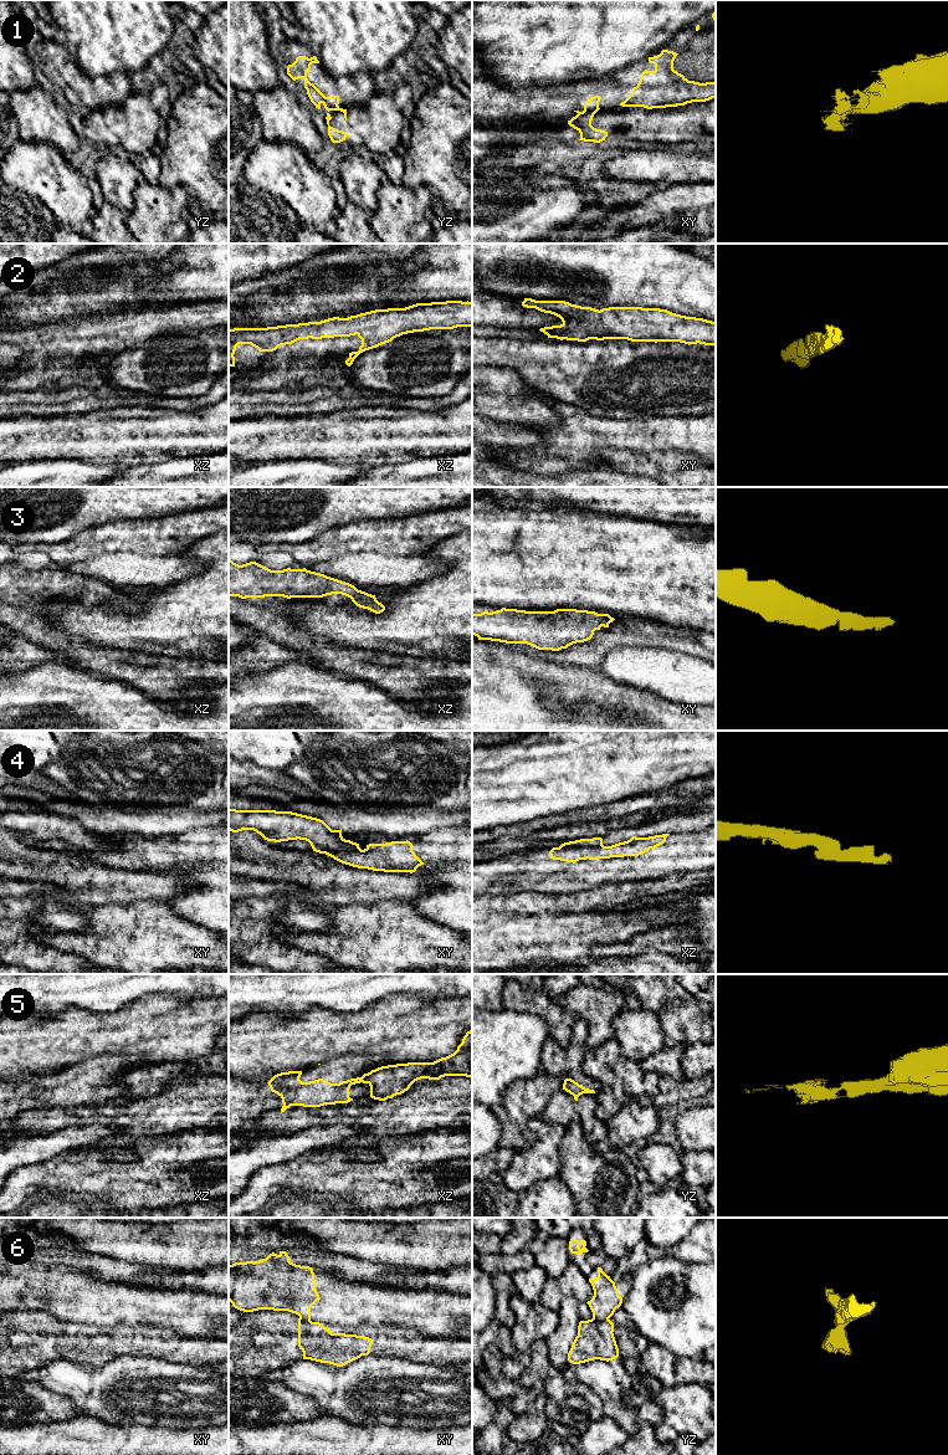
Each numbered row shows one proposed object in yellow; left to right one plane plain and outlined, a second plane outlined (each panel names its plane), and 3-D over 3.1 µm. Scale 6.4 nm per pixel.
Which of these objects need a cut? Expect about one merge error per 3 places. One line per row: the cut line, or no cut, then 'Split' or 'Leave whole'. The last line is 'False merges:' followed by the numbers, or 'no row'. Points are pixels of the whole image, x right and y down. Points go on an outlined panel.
1: Split along xy (597, 109), (583, 112). Split
2: No split. Leave whole
3: No split. Leave whole
4: Split along xz (601, 844), (559, 848). Split
5: Split along xz (365, 1074), (364, 1079), (368, 1082). Split
6: Split along yz (593, 1317), (608, 1320). Split
False merges: 1, 4, 5, 6

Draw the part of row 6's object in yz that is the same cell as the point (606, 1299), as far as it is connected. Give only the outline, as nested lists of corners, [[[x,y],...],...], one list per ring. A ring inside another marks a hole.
[[[598,1267],[598,1277],[589,1279],[589,1282],[593,1286],[594,1296],[586,1303],[593,1312],[593,1318],[599,1321],[609,1320],[622,1303],[622,1297],[618,1292],[615,1282],[601,1267]]]

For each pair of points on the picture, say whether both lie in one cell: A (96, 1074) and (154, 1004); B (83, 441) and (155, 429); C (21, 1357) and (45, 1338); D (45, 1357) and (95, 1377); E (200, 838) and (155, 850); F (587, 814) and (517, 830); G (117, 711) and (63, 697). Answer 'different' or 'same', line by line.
A: different
B: same
C: same
D: different
E: same
F: same
G: same

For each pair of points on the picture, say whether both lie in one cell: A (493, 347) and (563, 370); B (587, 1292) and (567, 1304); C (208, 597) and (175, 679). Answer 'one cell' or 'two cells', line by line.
A: one cell
B: two cells
C: two cells

